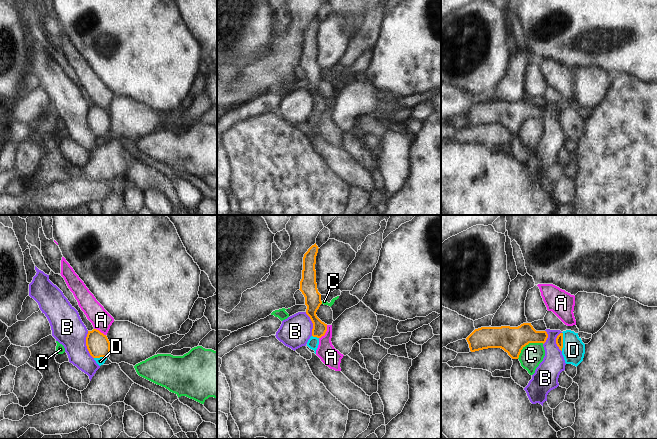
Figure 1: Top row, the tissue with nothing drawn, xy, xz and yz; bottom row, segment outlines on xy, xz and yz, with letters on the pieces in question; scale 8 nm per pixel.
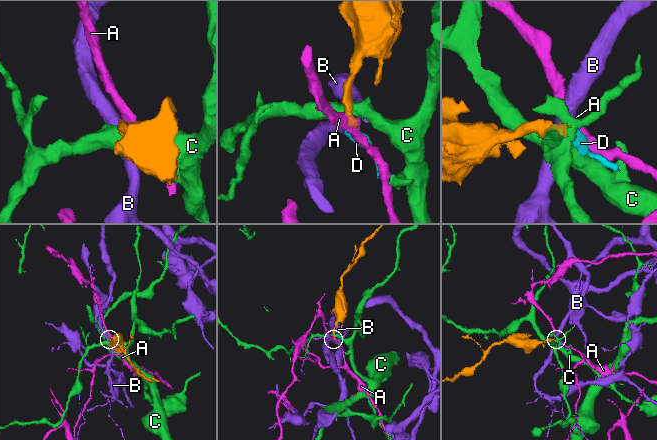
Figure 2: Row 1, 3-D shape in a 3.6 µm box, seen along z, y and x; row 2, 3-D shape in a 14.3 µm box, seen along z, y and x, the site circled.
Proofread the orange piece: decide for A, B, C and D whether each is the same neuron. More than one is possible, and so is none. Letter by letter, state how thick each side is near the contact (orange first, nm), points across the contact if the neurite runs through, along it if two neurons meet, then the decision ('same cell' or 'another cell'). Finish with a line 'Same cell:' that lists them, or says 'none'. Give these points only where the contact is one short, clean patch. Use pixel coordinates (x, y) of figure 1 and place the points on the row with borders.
A: calibres 110 and 150 nm; border xz (327, 325), (326, 332), (319, 338); another cell
B: calibres 190 and 260 nm; border xy (87, 331), (86, 348), (93, 358); another cell
C: calibres 200 and 180 nm; border yz (543, 343), (528, 343), (521, 350), (517, 358); another cell
D: calibres 60 and 180 nm; way yz (559, 340), (562, 341), (573, 350); same cell
Same cell: D

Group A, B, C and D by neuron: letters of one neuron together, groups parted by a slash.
A / B / C / D

